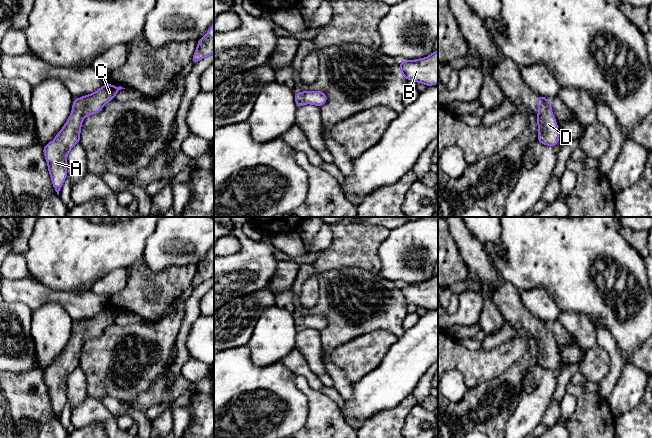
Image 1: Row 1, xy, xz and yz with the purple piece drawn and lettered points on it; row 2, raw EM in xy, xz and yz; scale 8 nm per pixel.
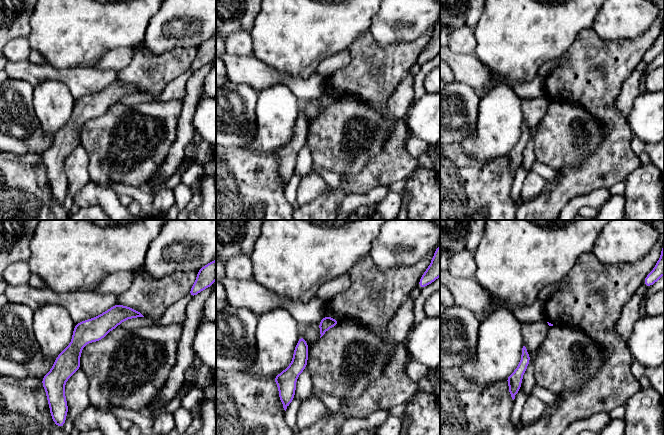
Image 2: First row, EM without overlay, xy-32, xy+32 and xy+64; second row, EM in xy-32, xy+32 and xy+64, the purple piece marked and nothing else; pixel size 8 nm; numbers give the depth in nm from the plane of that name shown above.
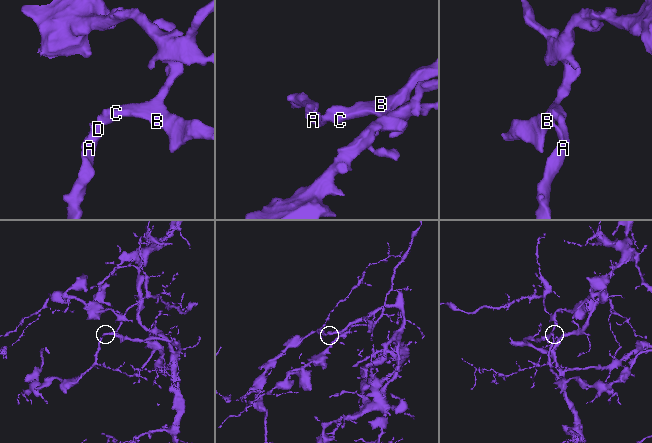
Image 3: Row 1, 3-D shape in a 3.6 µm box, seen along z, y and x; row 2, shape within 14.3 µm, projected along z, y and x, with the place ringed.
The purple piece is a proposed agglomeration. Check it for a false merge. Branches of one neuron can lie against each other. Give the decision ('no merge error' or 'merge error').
no merge error

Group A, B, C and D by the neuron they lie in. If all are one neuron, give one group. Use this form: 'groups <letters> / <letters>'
groups A B C D

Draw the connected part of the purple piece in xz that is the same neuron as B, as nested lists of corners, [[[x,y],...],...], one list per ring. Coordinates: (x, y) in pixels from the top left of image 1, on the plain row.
[[[438,275],[425,282],[401,285],[399,290],[400,298],[404,299],[407,305],[413,304],[427,311],[438,307]]]

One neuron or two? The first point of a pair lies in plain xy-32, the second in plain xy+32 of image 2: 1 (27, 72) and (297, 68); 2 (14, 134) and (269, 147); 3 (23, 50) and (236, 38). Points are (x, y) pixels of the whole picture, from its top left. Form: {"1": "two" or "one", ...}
{"1": "two", "2": "two", "3": "one"}

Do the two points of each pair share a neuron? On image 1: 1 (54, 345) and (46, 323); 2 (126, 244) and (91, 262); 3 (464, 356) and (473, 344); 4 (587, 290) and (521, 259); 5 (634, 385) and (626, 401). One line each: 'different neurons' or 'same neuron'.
1: same neuron
2: same neuron
3: different neurons
4: same neuron
5: same neuron

